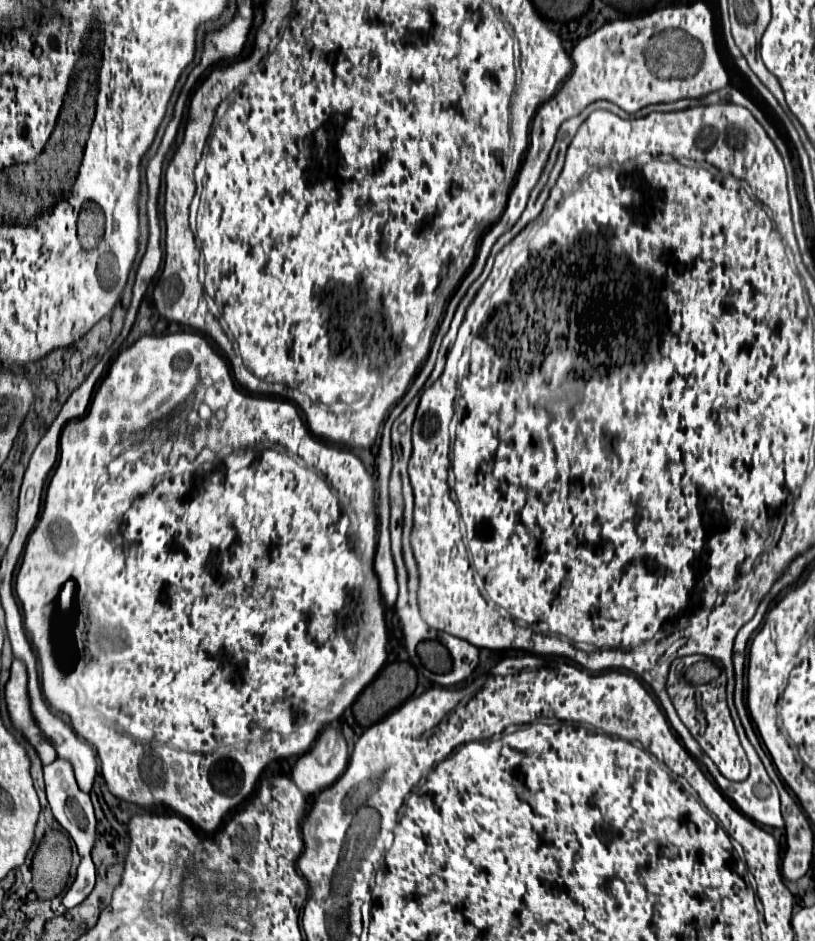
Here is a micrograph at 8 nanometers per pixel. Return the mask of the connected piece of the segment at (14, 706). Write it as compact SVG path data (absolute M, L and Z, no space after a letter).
M14 659L12 663L12 675L6 683L6 705L10 719L14 727L18 727L24 737L36 747L40 759L44 765L52 763L58 755L54 751L54 745L44 737L42 729L38 727L32 709L30 709L30 695L28 695L28 673L26 665L20 659Z

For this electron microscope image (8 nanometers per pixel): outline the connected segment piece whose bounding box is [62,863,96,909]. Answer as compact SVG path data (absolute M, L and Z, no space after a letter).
M80 863L74 883L70 885L70 889L62 897L62 905L66 909L80 905L90 895L90 891L94 889L94 879L96 879L94 863Z

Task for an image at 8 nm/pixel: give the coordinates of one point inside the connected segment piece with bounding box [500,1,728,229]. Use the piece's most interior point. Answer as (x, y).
(610, 64)

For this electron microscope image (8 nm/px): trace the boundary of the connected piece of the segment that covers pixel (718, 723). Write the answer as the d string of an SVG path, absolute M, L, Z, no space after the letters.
M722 672L720 681L714 681L708 684L708 691L706 689L700 689L702 693L702 701L704 701L704 713L706 713L706 721L708 721L708 727L706 727L706 733L704 735L698 735L698 743L702 747L702 751L716 763L716 767L720 769L720 773L730 779L730 781L744 781L748 777L748 759L746 759L746 753L740 745L740 739L738 739L738 733L732 720L728 705L726 705L726 692L725 686L727 684L727 678L725 673Z

